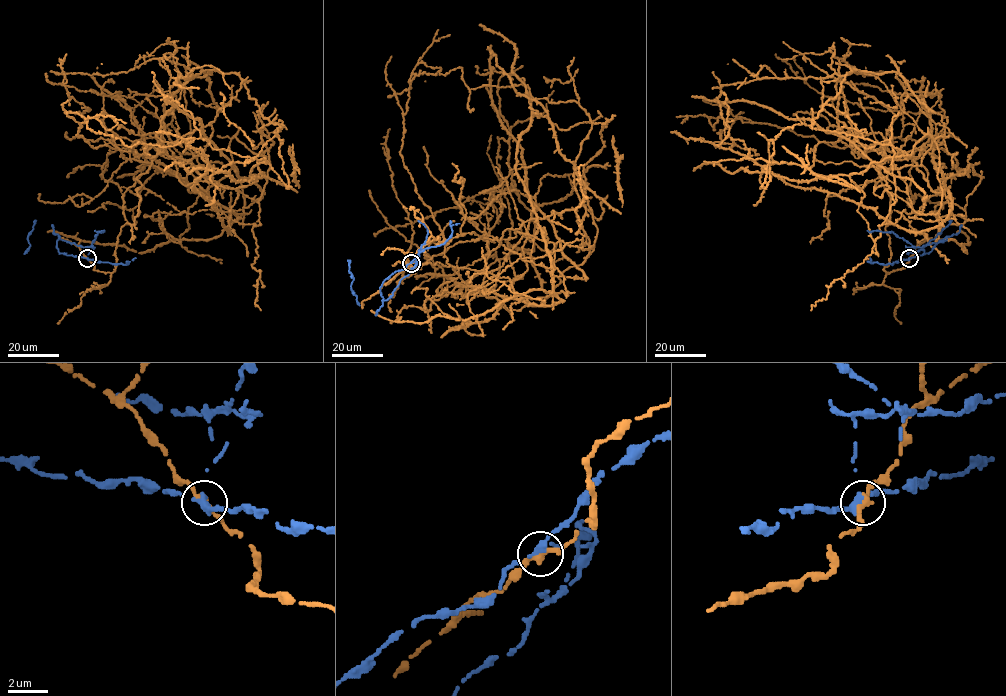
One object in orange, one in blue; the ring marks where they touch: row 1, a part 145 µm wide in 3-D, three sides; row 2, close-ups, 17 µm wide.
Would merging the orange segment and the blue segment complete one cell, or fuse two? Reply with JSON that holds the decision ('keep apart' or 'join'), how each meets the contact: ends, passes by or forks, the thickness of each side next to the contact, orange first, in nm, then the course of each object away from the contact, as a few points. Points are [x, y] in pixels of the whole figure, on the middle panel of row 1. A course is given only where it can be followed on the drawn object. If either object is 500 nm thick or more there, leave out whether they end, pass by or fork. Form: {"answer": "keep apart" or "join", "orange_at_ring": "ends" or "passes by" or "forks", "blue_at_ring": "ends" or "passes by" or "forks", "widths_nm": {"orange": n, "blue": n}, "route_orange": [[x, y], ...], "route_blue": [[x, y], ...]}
{"answer": "keep apart", "orange_at_ring": "passes by", "blue_at_ring": "passes by", "widths_nm": {"orange": 280, "blue": 300}, "route_orange": [[411, 263], [466, 233], [594, 245], [535, 298], [453, 269], [560, 300], [515, 167], [515, 46], [479, 24]], "route_blue": [[411, 263], [383, 281], [380, 287], [383, 299], [389, 298], [419, 255], [427, 229], [418, 220]]}

